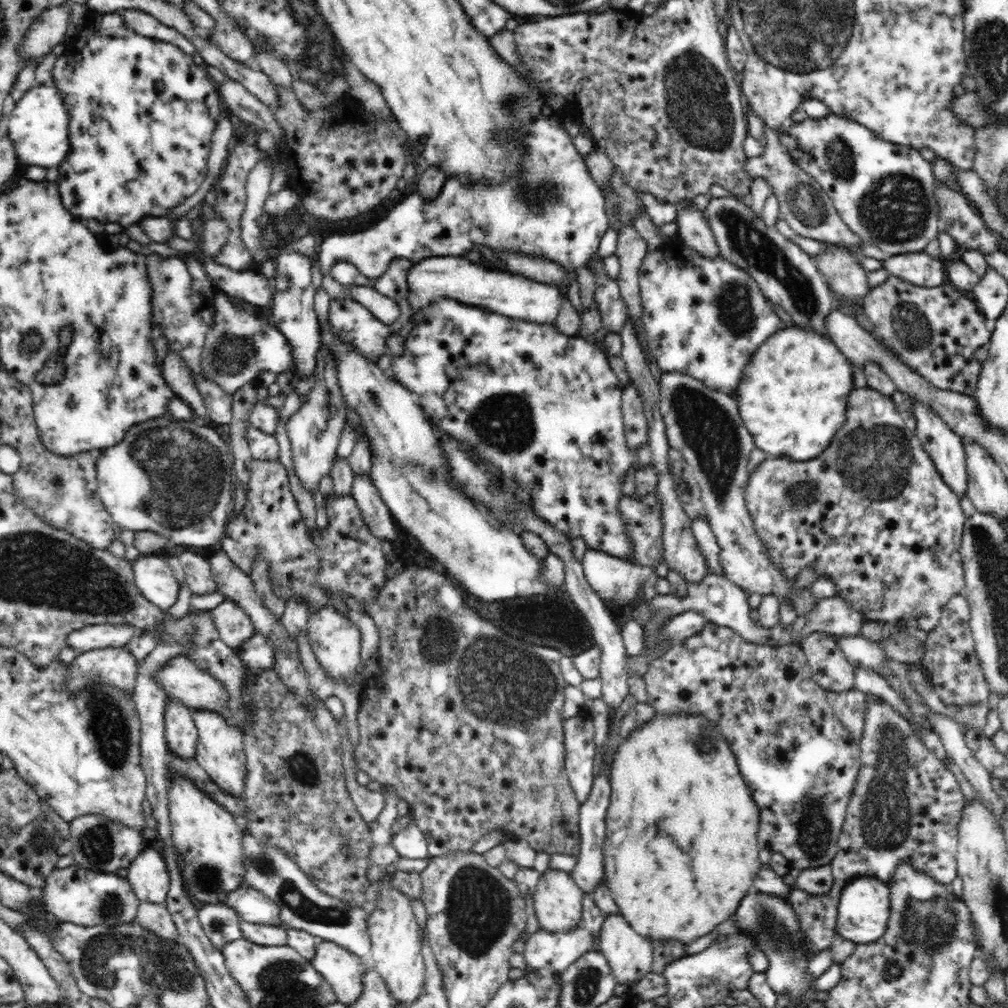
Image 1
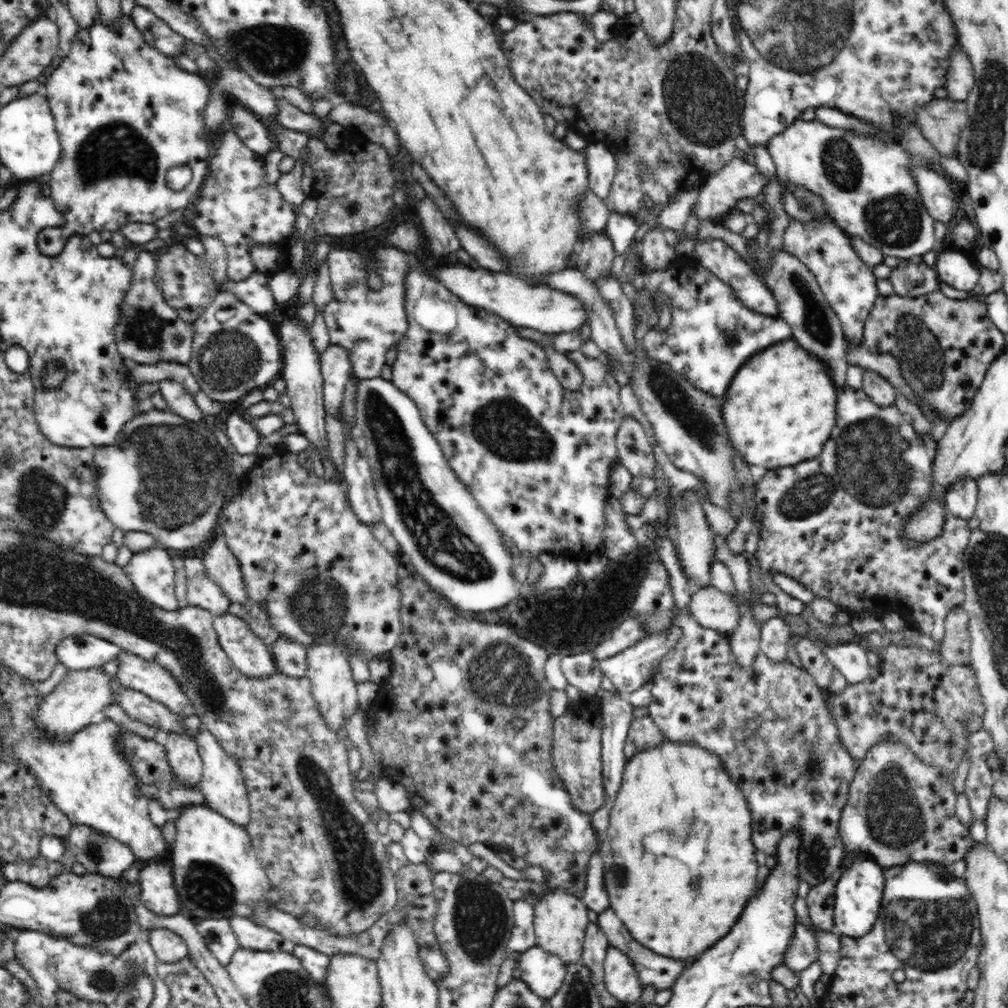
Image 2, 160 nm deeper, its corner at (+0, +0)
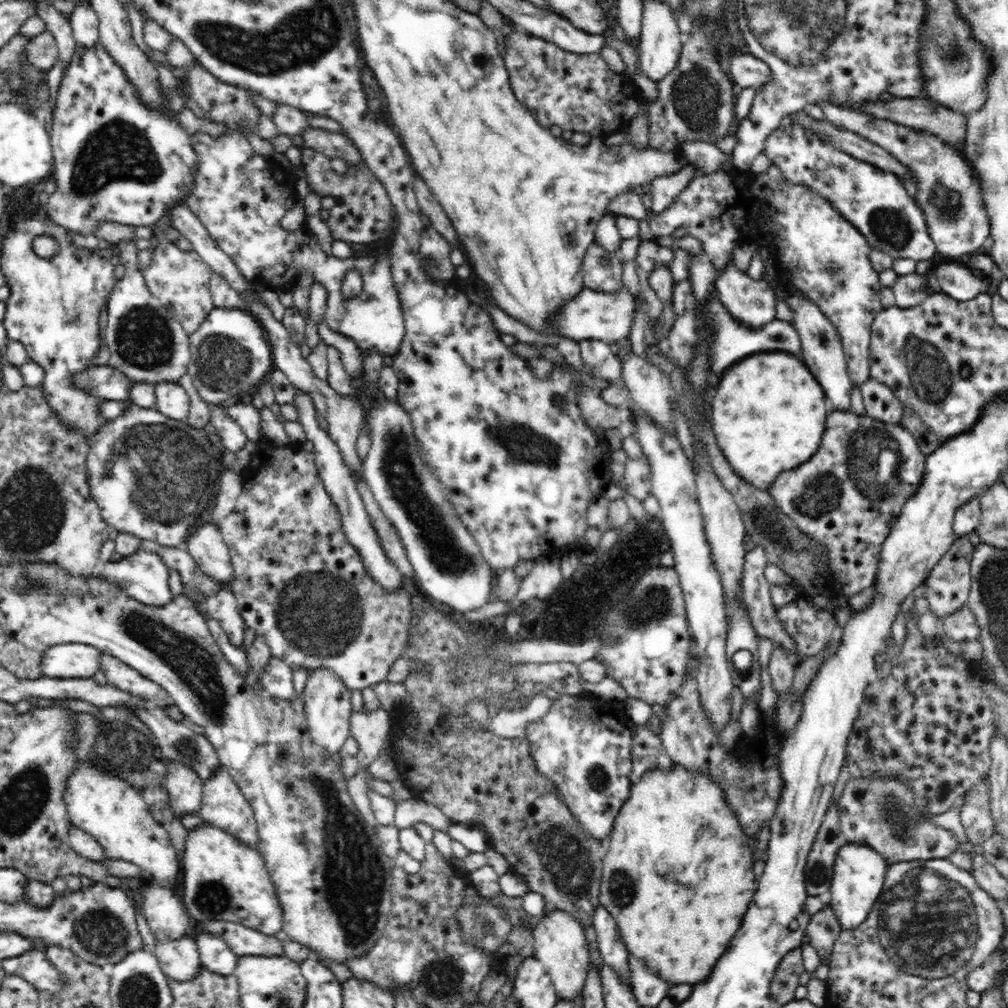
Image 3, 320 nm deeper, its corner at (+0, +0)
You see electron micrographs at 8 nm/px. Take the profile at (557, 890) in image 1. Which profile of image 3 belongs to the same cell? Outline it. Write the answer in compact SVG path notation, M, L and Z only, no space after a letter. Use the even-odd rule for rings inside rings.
M554 910L543 914L533 926L535 957L548 971L548 976L556 989L557 1000L574 1000L583 992L588 974L588 941L584 936L585 928L569 913Z

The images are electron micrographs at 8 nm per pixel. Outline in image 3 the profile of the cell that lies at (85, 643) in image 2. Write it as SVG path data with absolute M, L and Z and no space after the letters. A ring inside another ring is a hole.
M57 644L42 655L41 671L50 678L92 677L102 652L89 644Z

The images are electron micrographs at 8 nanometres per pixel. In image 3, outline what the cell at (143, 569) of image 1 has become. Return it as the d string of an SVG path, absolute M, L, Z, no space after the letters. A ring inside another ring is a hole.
M154 540L147 543L147 547L141 547L131 556L123 557L120 561L108 561L104 564L104 569L98 576L117 584L128 596L135 598L139 603L142 602L152 606L164 606L172 599L170 587L168 587L169 568L164 564L160 555L155 552L159 547Z

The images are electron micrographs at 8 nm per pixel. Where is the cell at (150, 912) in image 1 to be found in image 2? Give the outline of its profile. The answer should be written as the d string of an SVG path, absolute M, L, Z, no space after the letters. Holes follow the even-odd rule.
M164 927L150 928L148 933L157 961L178 962L189 956L187 942L178 933Z

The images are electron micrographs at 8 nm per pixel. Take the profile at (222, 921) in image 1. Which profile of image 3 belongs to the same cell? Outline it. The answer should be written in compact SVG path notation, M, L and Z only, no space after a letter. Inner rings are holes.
M203 931L195 941L203 968L222 976L233 974L239 956L230 950L223 938Z

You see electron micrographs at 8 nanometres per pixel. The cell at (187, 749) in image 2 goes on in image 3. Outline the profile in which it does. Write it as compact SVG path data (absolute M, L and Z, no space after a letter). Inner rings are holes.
M168 762L165 786L170 796L170 807L175 816L180 819L182 814L192 814L200 811L203 782L186 763Z

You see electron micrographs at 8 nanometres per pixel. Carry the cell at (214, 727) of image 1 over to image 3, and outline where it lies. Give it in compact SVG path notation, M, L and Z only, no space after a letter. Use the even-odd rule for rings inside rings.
M222 764L211 779L203 783L203 796L199 812L203 822L213 824L224 832L229 832L234 838L241 840L244 844L249 844L250 848L256 849L258 831L254 813L250 803L246 801L246 797L238 789L238 784L234 782Z

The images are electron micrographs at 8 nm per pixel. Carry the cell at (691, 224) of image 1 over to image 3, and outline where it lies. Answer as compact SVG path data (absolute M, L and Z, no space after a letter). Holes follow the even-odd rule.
M734 260L722 272L717 271L715 288L720 294L720 301L726 306L730 317L734 317L738 323L750 327L750 329L762 329L767 323L776 319L776 294L774 284L766 279L752 279L748 272L744 273L734 267Z

